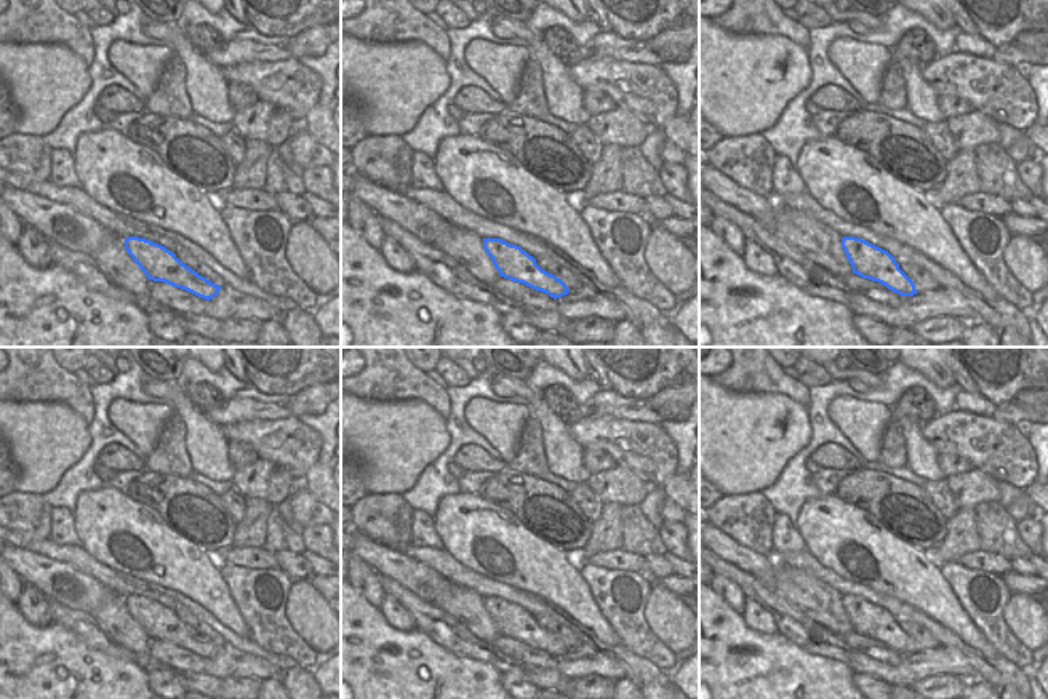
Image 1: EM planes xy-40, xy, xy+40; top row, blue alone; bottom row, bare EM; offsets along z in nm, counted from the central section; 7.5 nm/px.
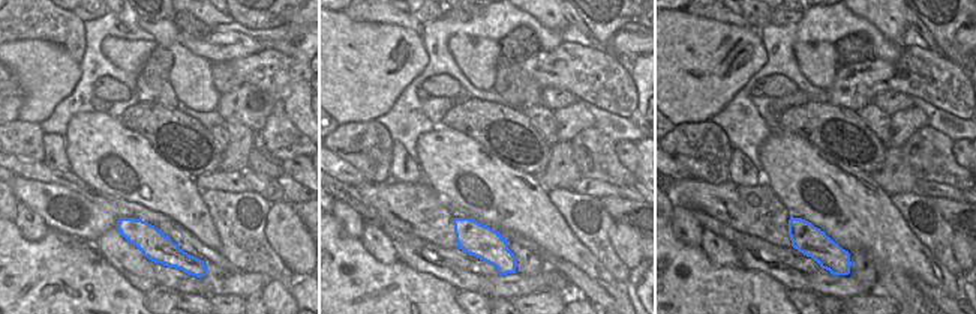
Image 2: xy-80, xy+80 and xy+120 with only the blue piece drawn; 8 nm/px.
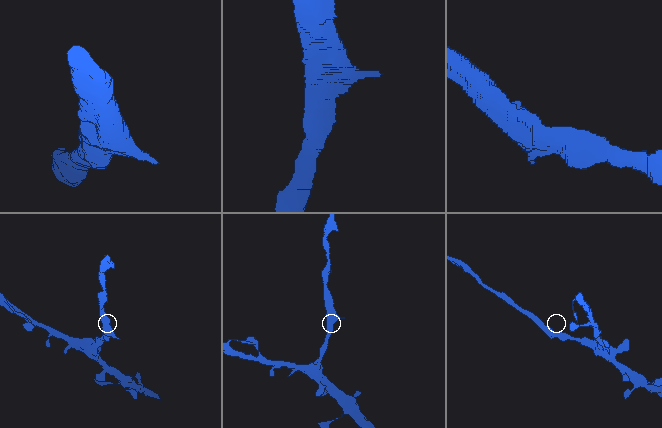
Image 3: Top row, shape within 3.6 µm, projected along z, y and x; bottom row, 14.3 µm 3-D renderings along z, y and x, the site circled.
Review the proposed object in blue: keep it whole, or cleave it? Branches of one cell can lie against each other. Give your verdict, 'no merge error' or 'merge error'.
no merge error

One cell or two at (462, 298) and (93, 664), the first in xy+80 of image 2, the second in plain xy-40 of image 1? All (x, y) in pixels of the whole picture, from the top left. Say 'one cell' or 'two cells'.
two cells

